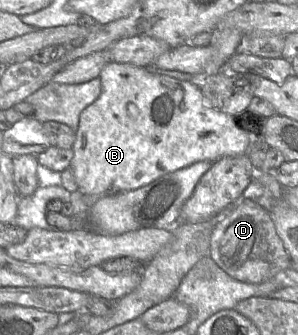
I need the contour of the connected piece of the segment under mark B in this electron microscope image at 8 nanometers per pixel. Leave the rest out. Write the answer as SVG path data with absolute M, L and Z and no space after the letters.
M117 62L107 63L99 79L101 94L80 114L72 147L74 156L69 167L78 190L89 197L136 190L196 162L215 162L225 156L248 153L253 137L237 125L236 117L210 107L201 89L190 81Z

